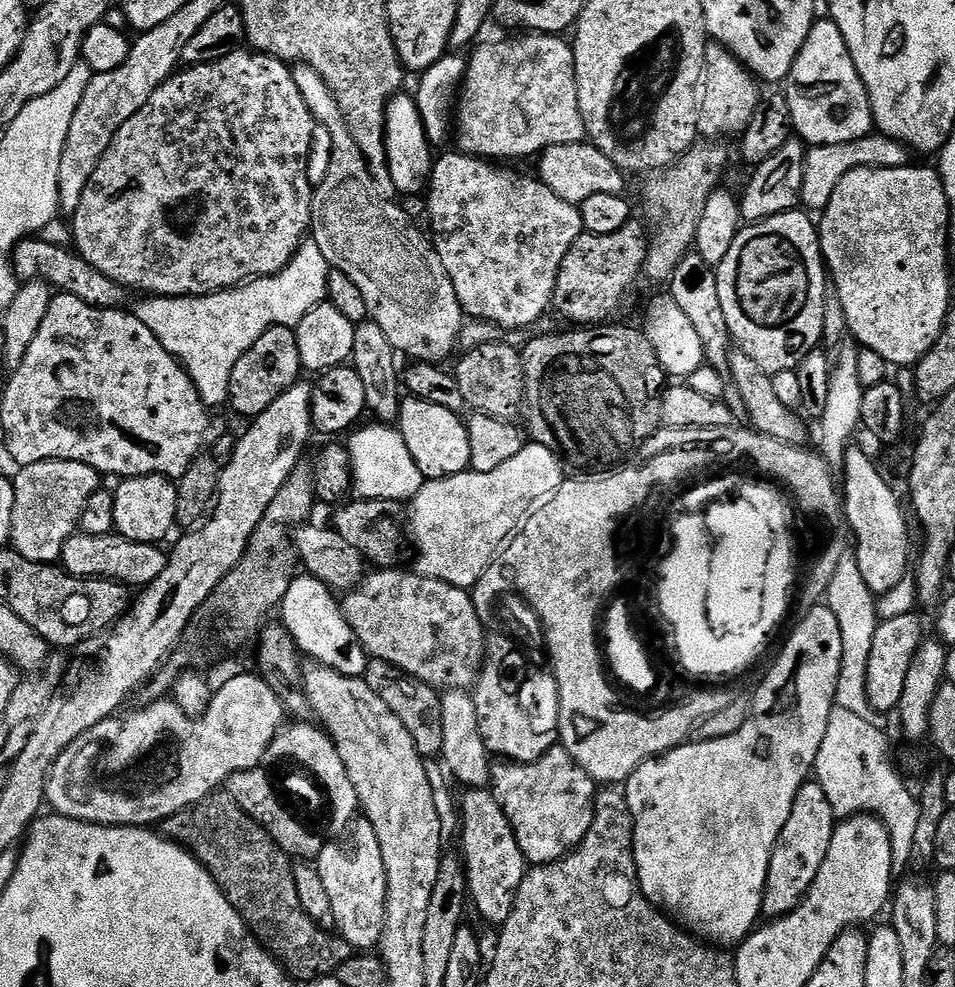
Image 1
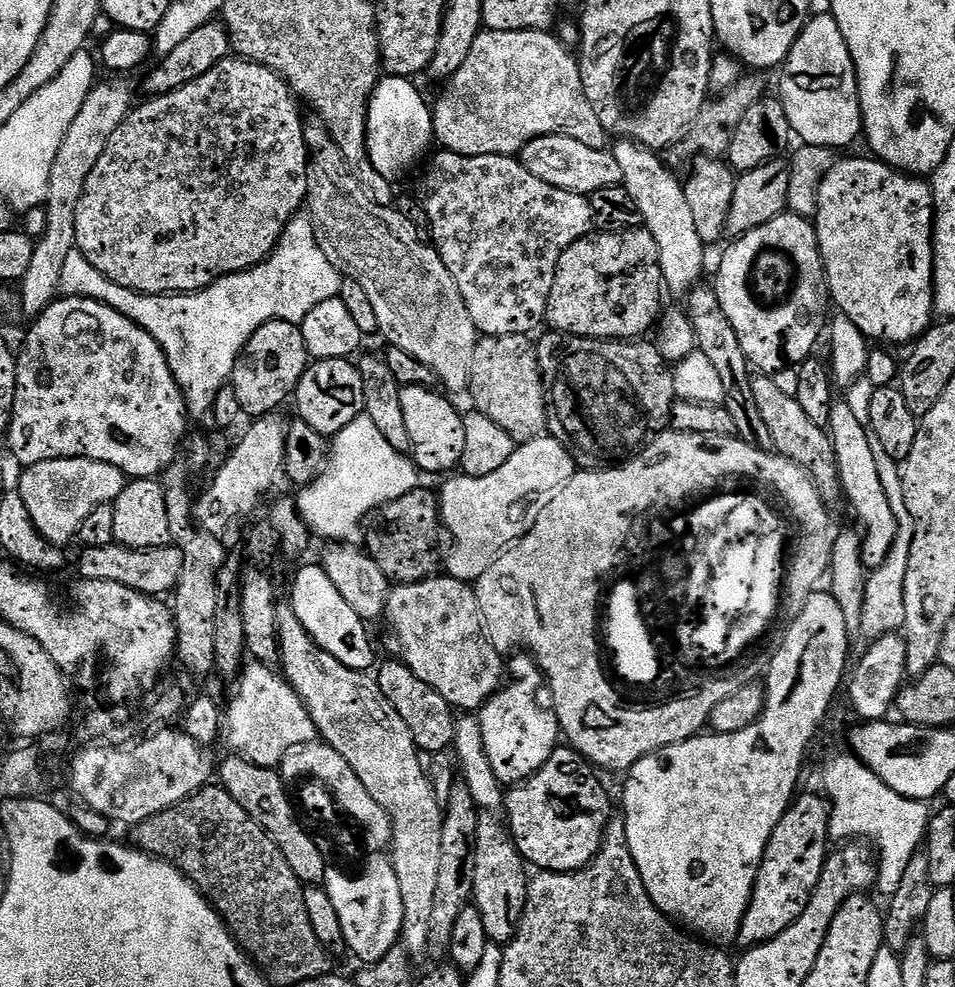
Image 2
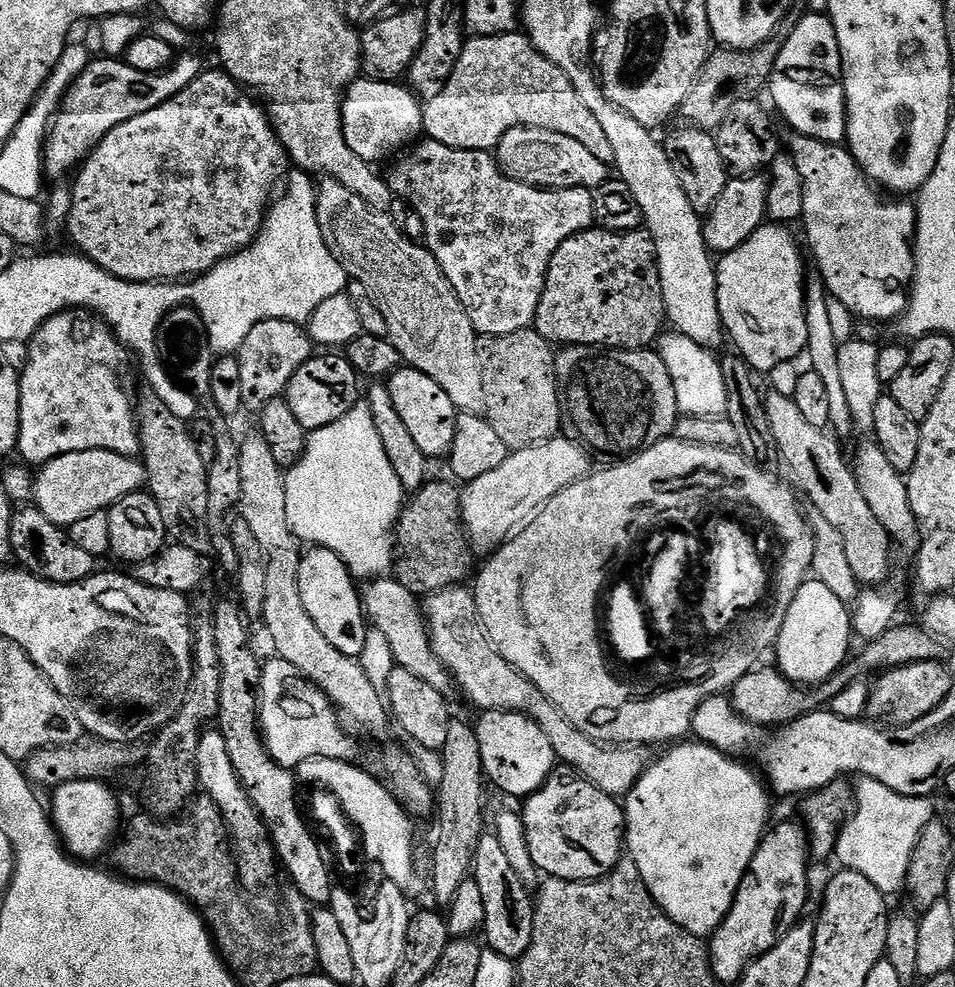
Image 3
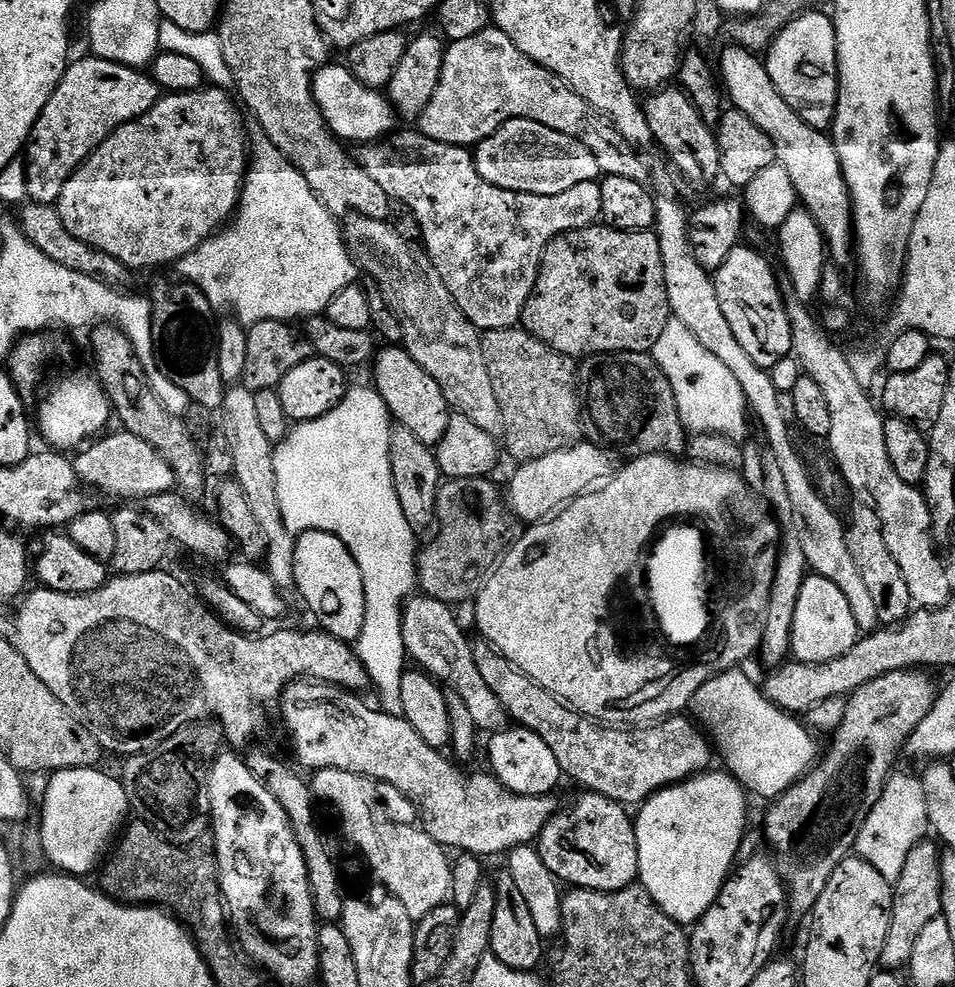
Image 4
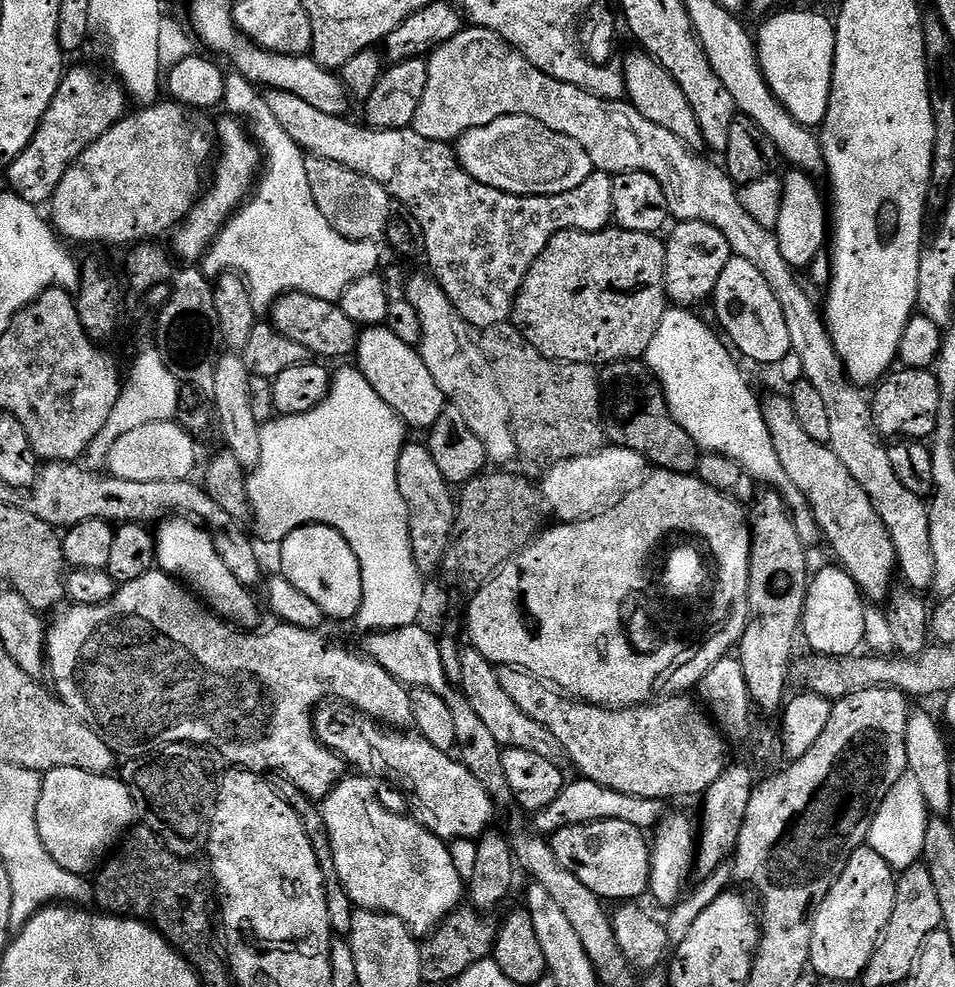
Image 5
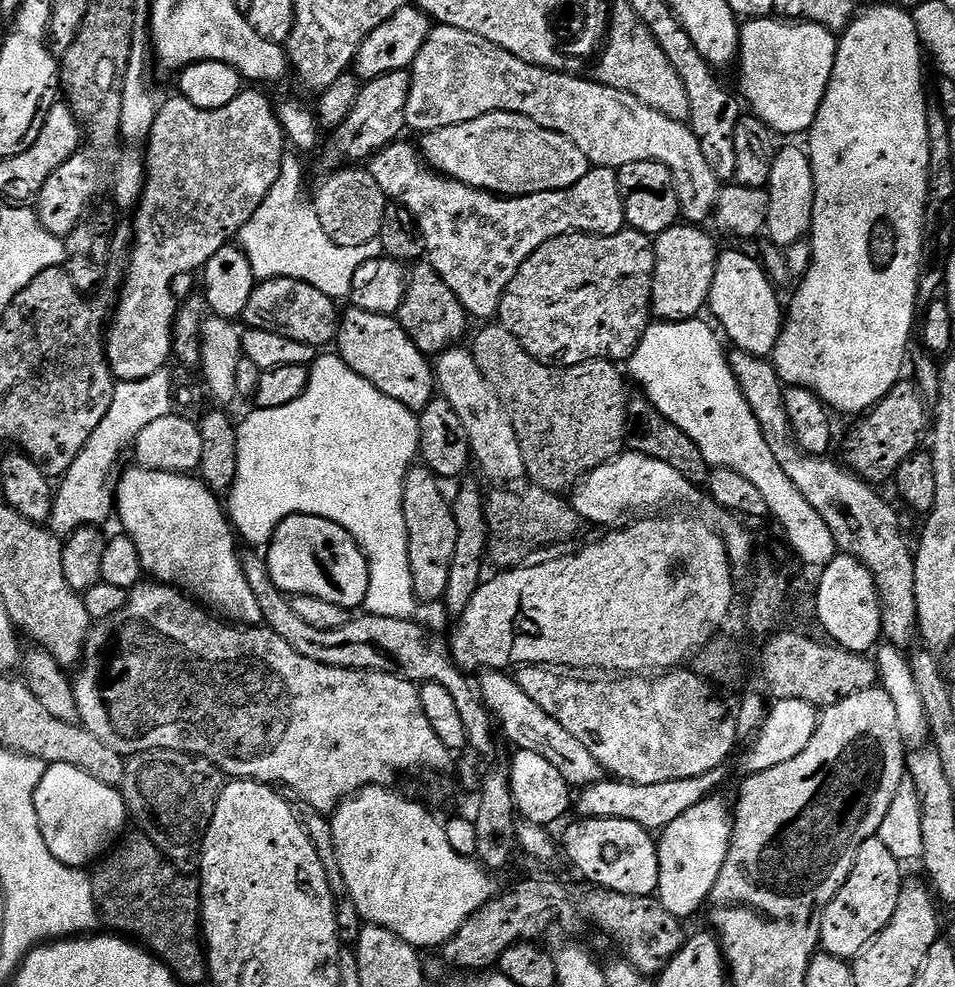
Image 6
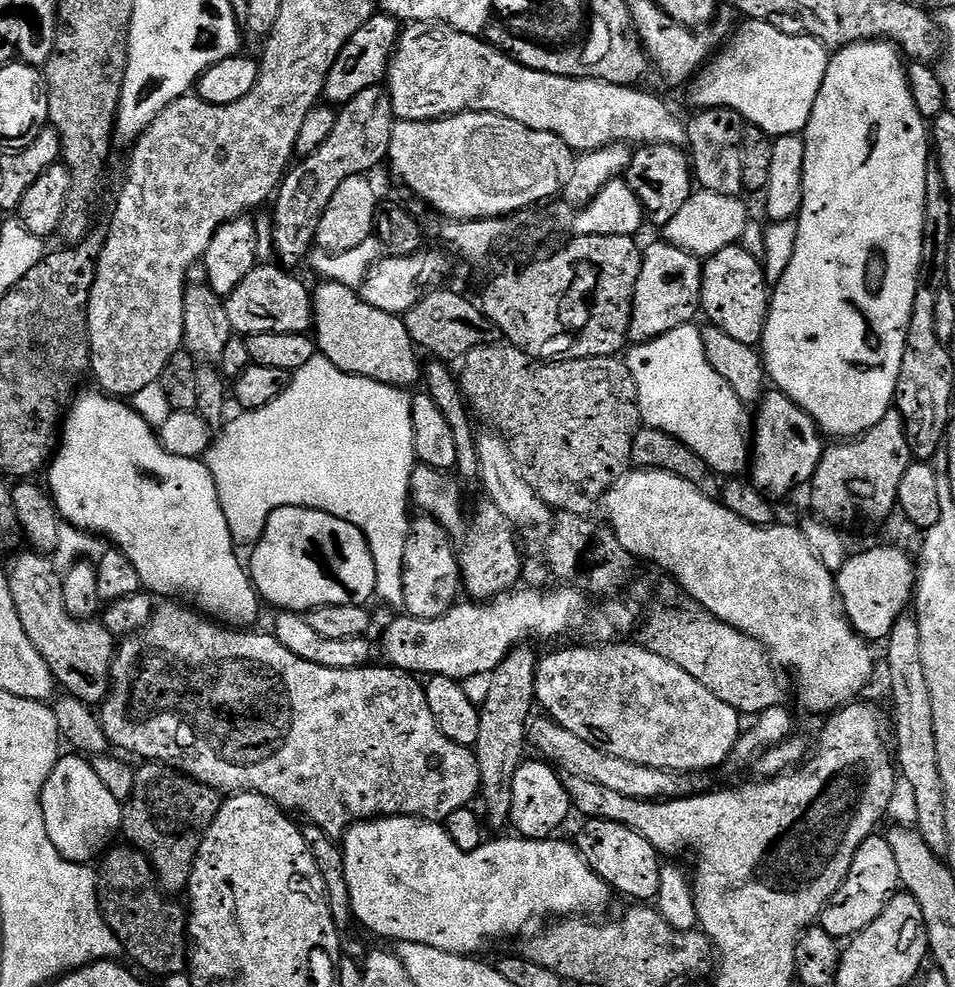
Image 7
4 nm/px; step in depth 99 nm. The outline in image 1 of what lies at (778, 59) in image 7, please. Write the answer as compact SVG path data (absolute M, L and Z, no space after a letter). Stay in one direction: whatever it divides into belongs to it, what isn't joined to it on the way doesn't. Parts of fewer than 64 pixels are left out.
M832 19L813 23L802 50L798 50L786 87L792 126L805 145L854 142L873 131L868 91L854 66L854 58L850 58L846 38L842 38L842 30Z

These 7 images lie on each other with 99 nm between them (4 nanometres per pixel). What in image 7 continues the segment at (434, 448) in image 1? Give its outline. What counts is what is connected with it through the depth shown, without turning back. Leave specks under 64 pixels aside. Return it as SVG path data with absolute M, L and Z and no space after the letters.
M333 280L320 282L312 292L312 318L314 321L314 339L319 355L326 357L338 370L348 372L352 376L365 376L395 388L411 389L411 384L422 376L422 361L420 362L418 349L413 344L410 334L406 330L400 316L390 314L386 310L378 310L367 304L359 291L345 284Z

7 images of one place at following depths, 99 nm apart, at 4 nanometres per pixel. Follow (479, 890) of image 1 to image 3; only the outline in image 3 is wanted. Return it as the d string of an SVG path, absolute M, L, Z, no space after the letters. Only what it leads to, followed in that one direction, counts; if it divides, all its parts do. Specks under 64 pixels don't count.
M484 834L477 844L474 879L482 889L482 902L486 906L482 936L488 939L487 947L502 958L519 961L530 950L530 938L534 938L534 896L510 867L502 842L498 842L495 834Z

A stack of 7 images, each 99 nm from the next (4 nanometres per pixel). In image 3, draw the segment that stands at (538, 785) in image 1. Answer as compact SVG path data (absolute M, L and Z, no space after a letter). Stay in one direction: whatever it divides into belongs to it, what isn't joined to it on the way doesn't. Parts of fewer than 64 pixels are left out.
M564 766L553 771L548 781L523 804L526 846L530 846L536 871L545 877L601 880L616 869L625 855L626 829L621 801L598 790L598 786L571 768Z

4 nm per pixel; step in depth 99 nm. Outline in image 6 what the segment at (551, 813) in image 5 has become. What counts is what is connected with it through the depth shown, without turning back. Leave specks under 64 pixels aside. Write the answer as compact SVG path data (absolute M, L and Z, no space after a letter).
M715 768L698 778L678 778L674 782L654 782L654 786L631 784L625 780L605 778L590 786L579 789L574 800L575 815L581 820L597 820L598 818L618 818L638 822L638 826L649 830L663 830L690 810L690 806L698 806L698 802L708 799L724 784L724 768Z

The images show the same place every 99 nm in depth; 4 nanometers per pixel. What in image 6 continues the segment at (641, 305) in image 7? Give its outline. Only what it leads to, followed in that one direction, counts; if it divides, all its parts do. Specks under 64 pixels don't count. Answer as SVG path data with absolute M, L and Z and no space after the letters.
M678 222L655 237L656 265L652 275L651 306L652 316L657 321L695 320L703 313L700 311L705 311L721 249L716 248L711 234L704 230L695 224Z

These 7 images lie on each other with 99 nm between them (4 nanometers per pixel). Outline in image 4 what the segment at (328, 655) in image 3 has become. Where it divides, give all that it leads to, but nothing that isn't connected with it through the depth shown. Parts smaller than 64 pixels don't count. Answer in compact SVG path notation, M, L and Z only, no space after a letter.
M232 386L227 389L222 409L226 441L234 454L236 471L234 479L242 486L246 499L254 510L254 518L258 518L258 526L262 526L262 534L266 538L266 551L263 563L268 569L270 578L274 578L276 587L281 590L295 589L294 550L296 536L282 522L282 510L278 506L278 478L274 474L274 445L260 428L258 413L254 403L254 393L243 386Z

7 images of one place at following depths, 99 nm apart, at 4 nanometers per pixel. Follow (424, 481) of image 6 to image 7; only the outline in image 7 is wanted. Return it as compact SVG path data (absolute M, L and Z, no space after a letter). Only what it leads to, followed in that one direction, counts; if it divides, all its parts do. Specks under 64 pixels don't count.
M420 514L411 521L406 538L406 558L402 570L403 611L414 618L442 618L462 596L460 557L452 535L433 516Z

